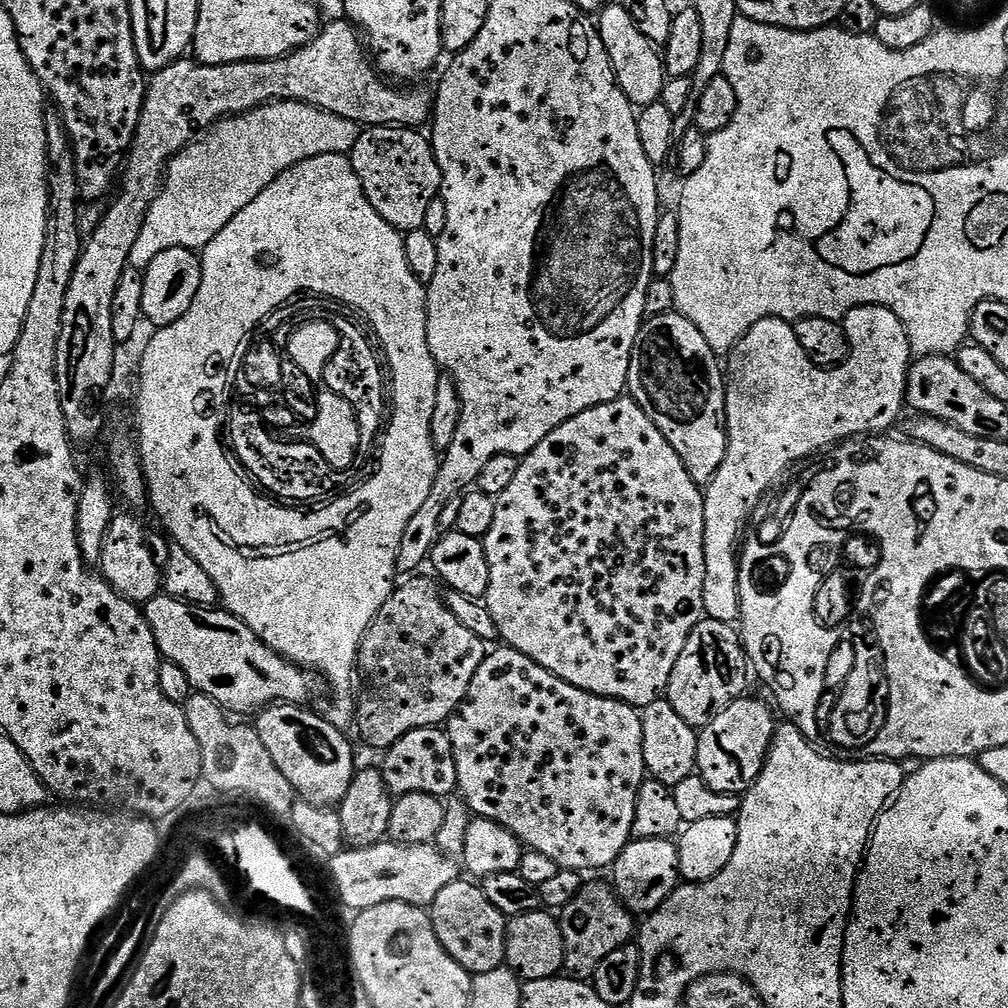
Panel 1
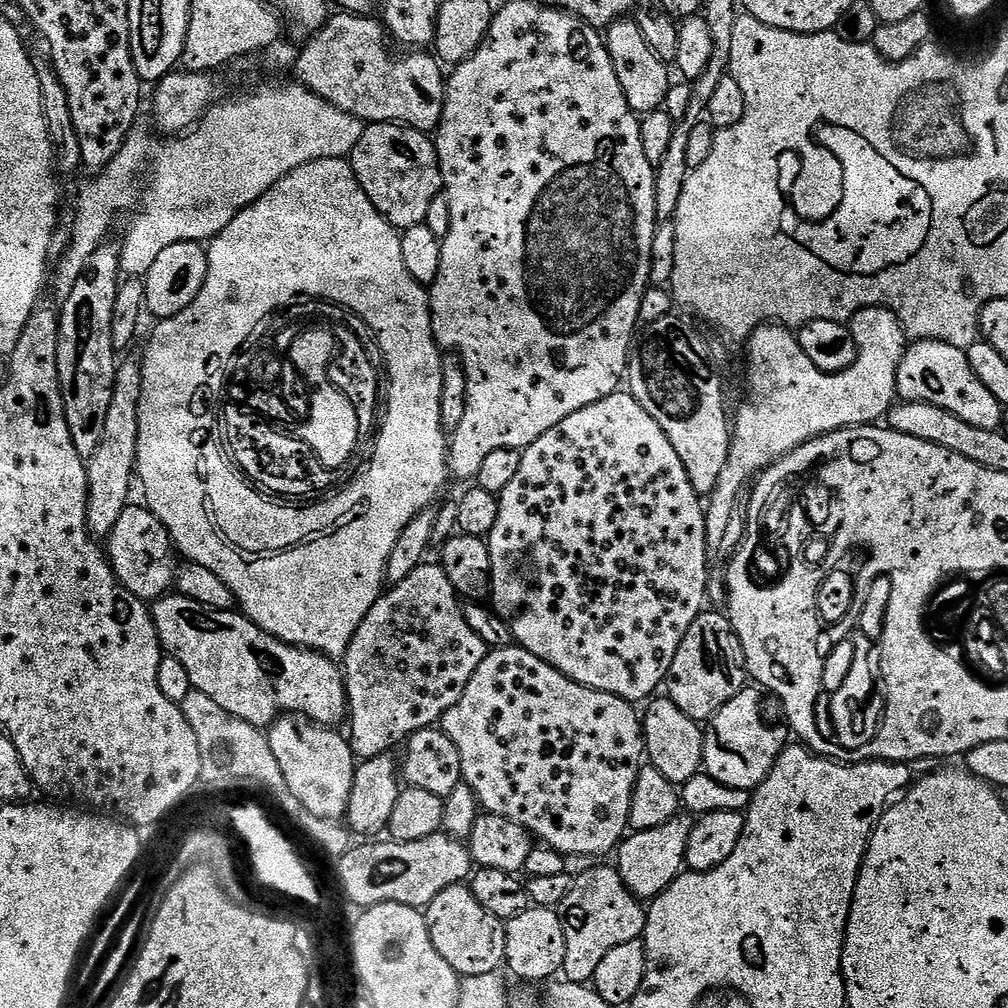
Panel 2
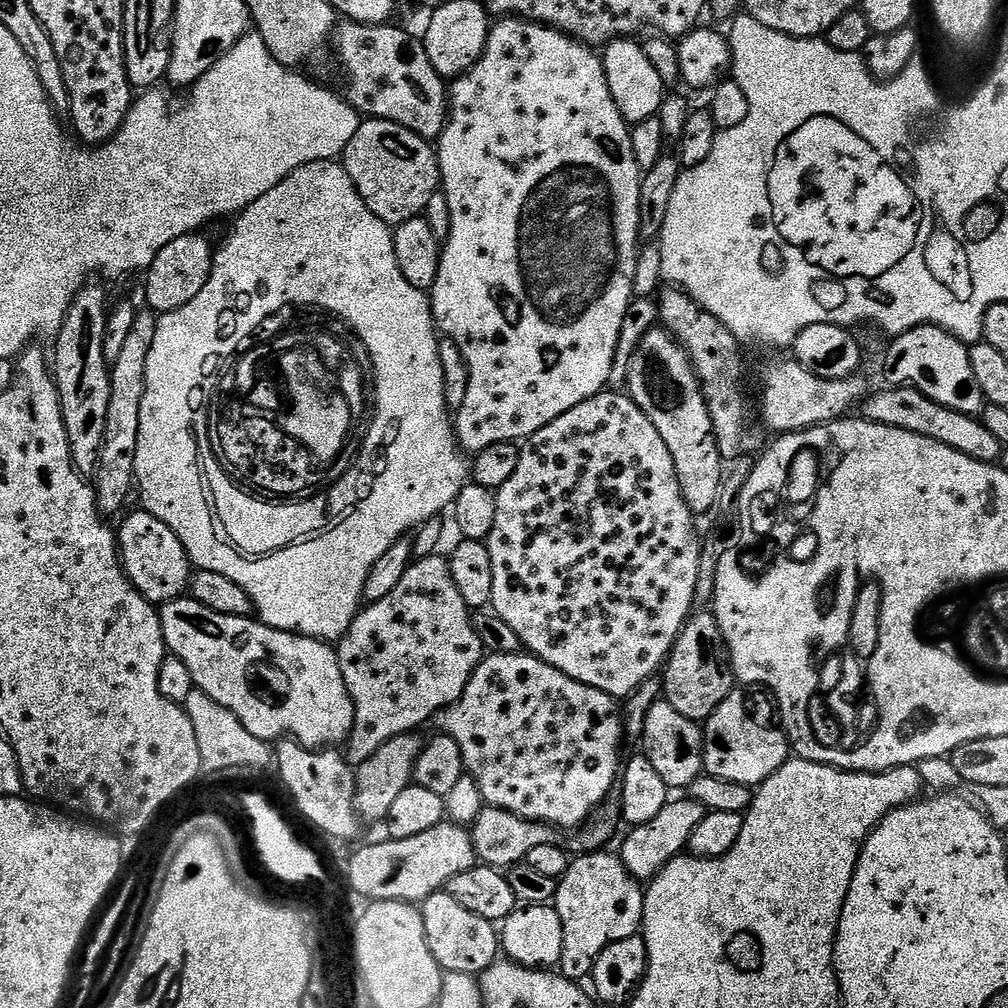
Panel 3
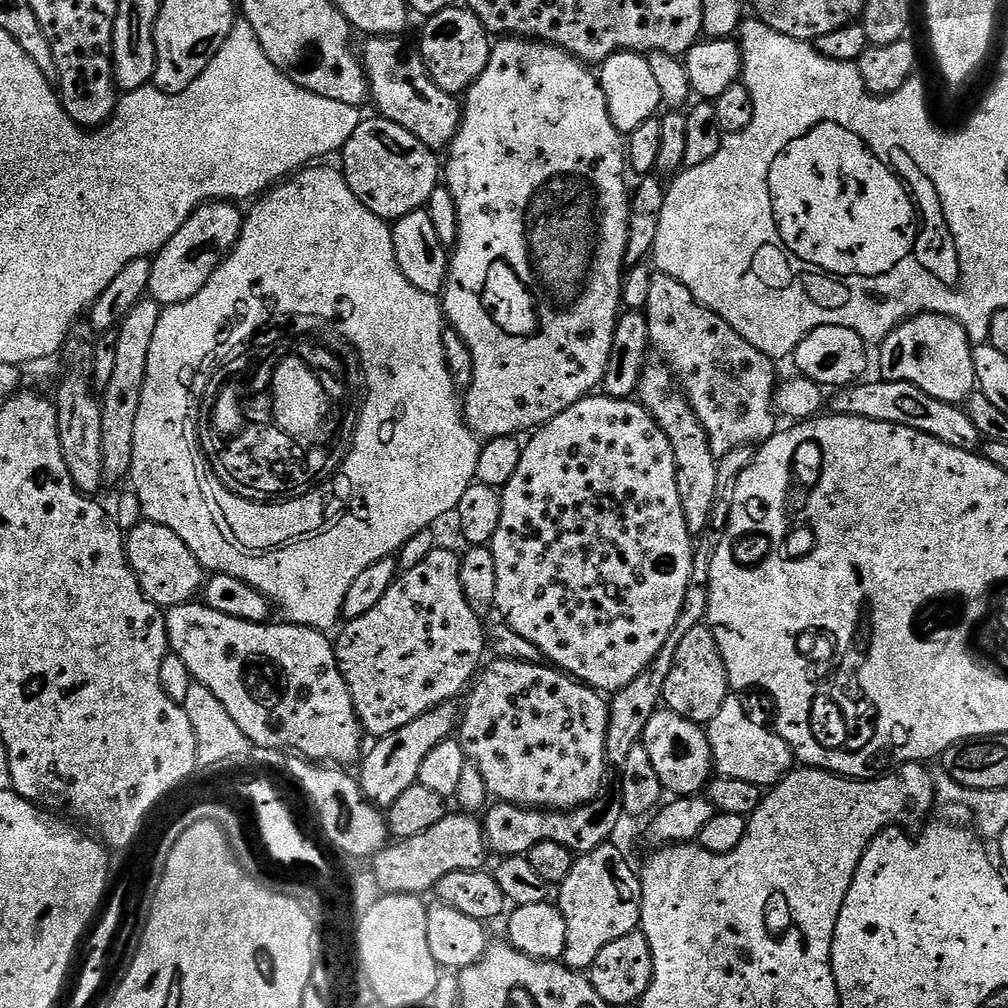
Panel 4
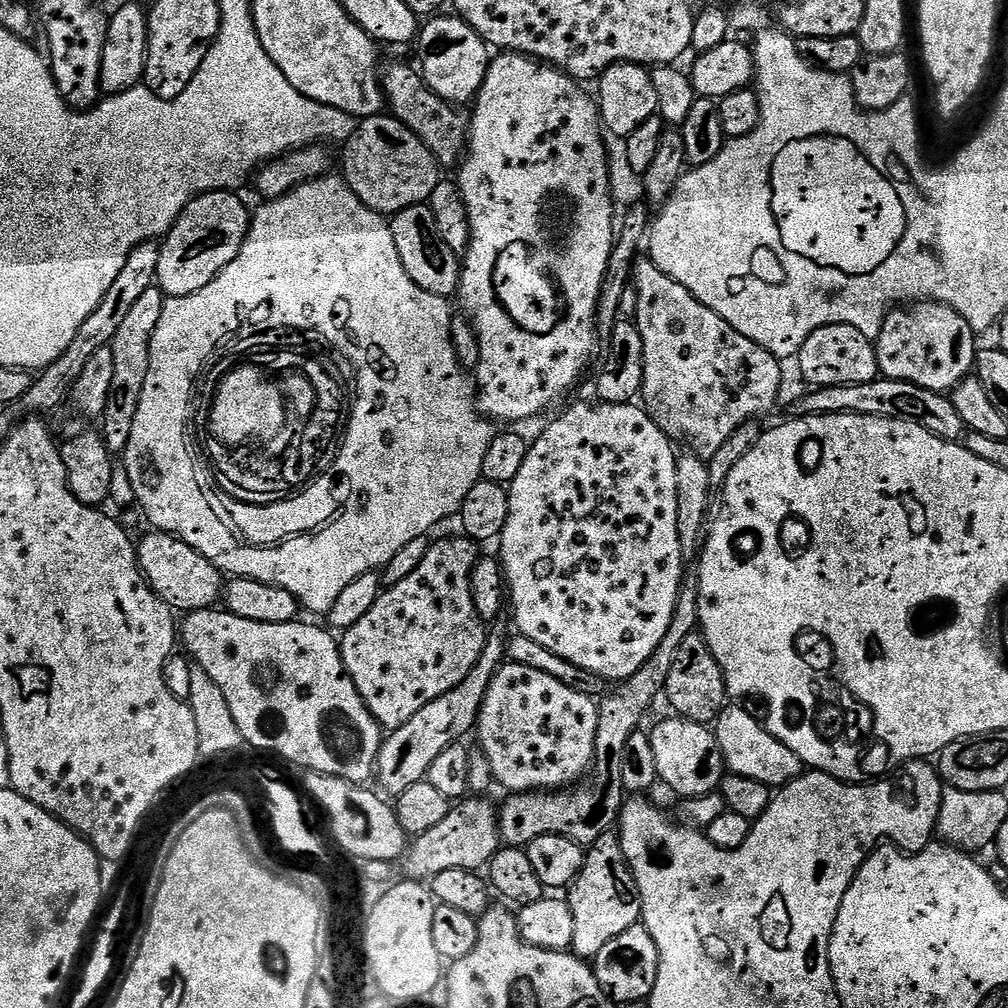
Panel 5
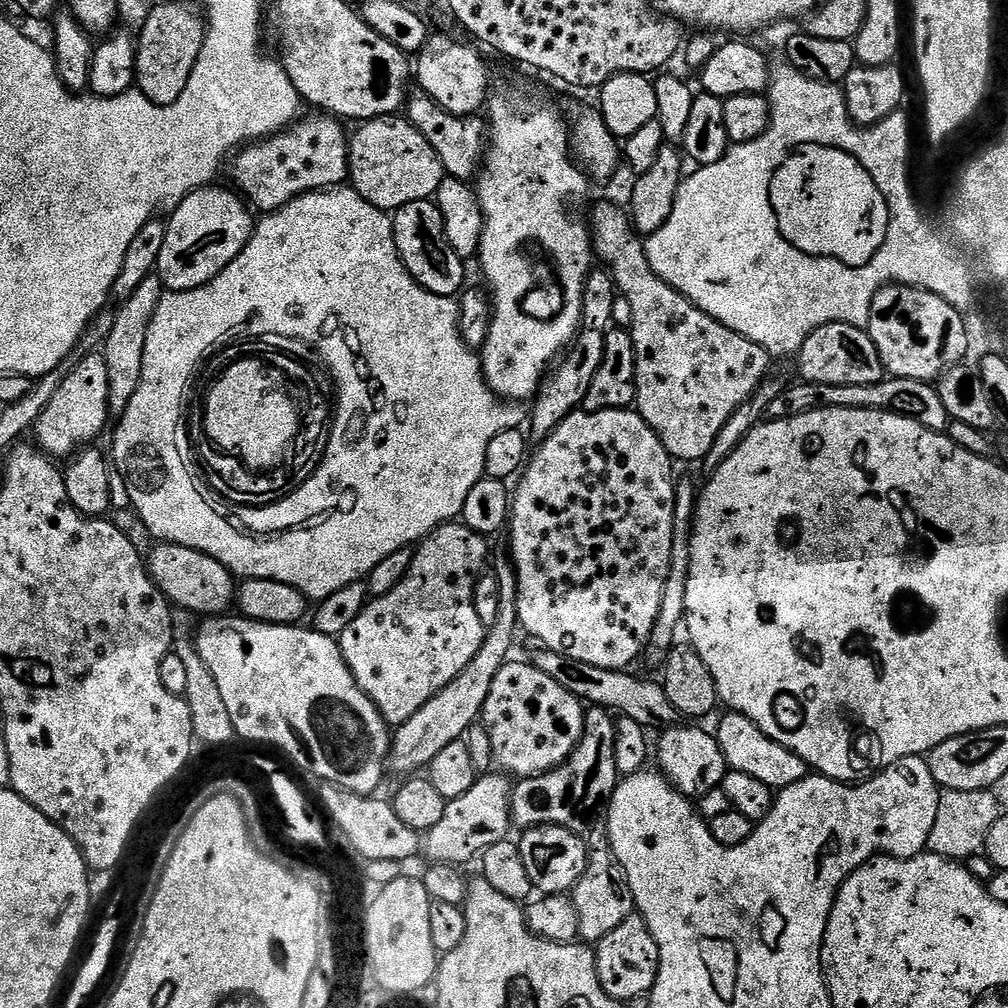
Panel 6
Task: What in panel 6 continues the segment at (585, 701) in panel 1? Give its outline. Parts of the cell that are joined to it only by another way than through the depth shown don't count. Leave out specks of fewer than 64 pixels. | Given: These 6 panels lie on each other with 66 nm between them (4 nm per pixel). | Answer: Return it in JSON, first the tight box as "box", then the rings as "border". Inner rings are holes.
{"box":[482,662,585,778],"border":[[[530,662],[504,664],[502,670],[498,670],[498,678],[494,678],[494,686],[490,686],[490,698],[486,698],[482,713],[484,729],[490,736],[493,761],[497,765],[501,764],[505,773],[516,778],[541,776],[561,767],[582,738],[585,711],[585,705],[578,697],[560,686],[549,674],[536,669]]]}

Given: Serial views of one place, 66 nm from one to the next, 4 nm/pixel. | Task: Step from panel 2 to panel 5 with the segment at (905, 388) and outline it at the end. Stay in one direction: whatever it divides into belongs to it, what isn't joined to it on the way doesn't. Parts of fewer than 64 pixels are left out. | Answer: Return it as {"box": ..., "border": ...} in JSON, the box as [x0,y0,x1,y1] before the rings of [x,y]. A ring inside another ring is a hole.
{"box":[875,302,978,394],"border":[[[916,302],[911,306],[901,307],[888,313],[880,337],[875,340],[876,361],[880,367],[879,375],[885,380],[901,380],[922,386],[926,390],[934,390],[945,394],[951,393],[966,379],[969,379],[976,363],[976,353],[978,351],[977,333],[972,331],[970,322],[962,318],[952,308],[947,308],[944,304],[934,304],[931,302]]]}

